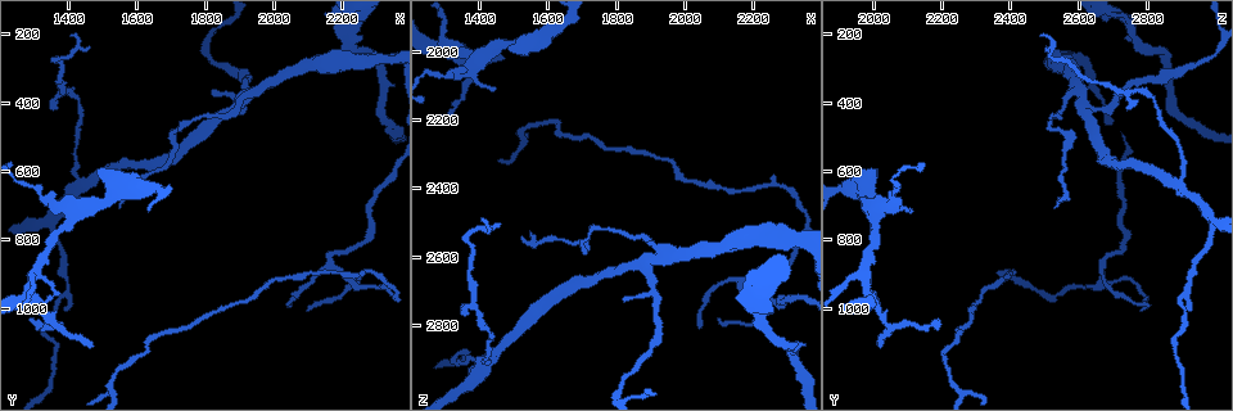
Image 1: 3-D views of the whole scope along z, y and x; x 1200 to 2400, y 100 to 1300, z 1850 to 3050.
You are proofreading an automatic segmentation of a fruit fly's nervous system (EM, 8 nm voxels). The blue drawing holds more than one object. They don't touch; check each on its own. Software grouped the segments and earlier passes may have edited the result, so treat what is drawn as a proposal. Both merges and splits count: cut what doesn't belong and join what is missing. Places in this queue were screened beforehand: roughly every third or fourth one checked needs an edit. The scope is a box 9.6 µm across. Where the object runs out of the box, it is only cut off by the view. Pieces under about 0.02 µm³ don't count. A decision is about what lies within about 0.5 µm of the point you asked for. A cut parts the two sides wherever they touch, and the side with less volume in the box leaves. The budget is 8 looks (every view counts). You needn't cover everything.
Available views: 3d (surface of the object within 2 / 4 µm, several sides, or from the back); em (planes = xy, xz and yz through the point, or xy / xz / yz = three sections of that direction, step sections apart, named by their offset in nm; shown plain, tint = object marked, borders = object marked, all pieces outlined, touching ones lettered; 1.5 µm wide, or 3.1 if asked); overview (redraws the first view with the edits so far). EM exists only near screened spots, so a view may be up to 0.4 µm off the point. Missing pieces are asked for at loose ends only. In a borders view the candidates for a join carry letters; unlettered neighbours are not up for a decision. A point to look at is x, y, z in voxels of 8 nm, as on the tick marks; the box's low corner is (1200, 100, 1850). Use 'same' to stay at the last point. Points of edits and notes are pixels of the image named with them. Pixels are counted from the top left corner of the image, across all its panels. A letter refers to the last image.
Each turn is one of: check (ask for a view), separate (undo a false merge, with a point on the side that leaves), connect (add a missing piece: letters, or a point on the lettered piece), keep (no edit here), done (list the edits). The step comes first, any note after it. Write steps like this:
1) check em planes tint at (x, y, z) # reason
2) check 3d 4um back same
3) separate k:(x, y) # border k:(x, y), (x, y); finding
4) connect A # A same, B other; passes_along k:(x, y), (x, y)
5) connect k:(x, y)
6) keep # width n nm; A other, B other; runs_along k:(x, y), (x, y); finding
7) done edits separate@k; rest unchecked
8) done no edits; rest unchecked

check 3d 2um at (1480, 1110, 2020) # an open end

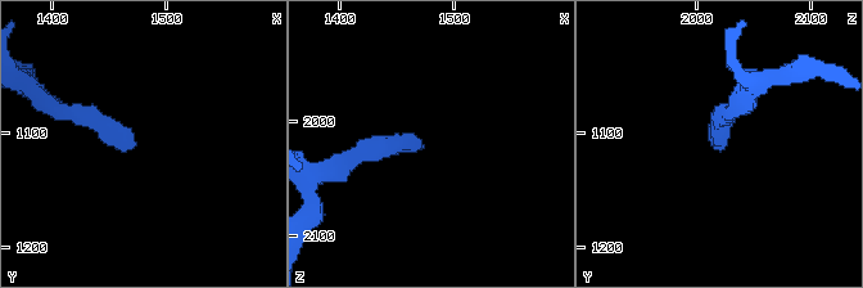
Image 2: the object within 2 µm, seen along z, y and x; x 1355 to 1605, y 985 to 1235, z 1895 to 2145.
check em yz step 8 borders at (1474, 1112, 2020) # now the EM

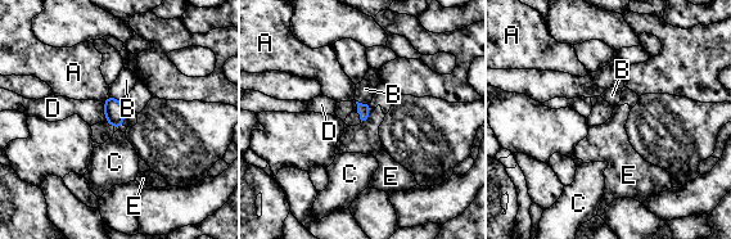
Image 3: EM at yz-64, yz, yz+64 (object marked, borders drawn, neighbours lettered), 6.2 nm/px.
check em planes borders same # cut it another way

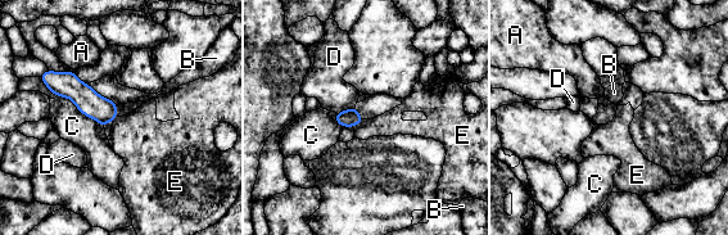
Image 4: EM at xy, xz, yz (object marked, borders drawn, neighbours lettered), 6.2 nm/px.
keep # A other, B other, C other, D other, E other; runs_along 4:(54, 78), (93, 105), (114, 113); none of them fits

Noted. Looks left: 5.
check 3d 2um at (1340, 680, 2050) # sudden change in width

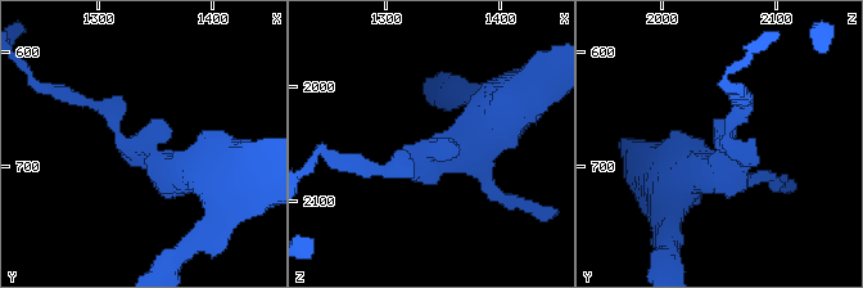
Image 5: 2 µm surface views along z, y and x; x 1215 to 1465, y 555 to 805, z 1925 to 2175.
check em xy step 8 plain at (1336, 676, 2054) # need the tissue

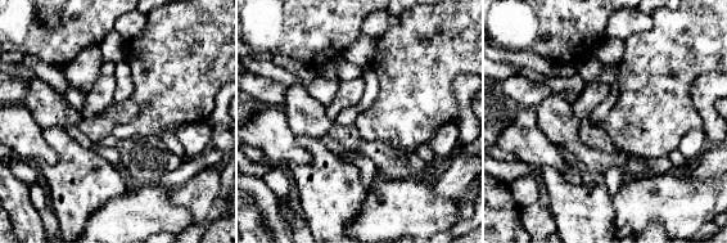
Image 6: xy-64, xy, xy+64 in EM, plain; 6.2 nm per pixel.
check em xy step 8 borders same # see the neighbours

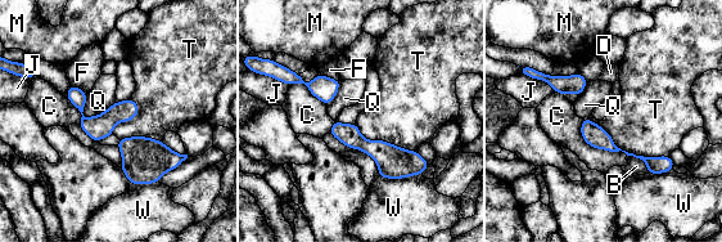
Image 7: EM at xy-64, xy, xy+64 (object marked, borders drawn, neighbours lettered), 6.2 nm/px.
keep # width 140 nm; B other, C other, D other, F other, J other, M other, Q other, T other, W other; border 7:(319, 72), (338, 80); one cell here

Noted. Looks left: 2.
done no edits; rest unchecked

